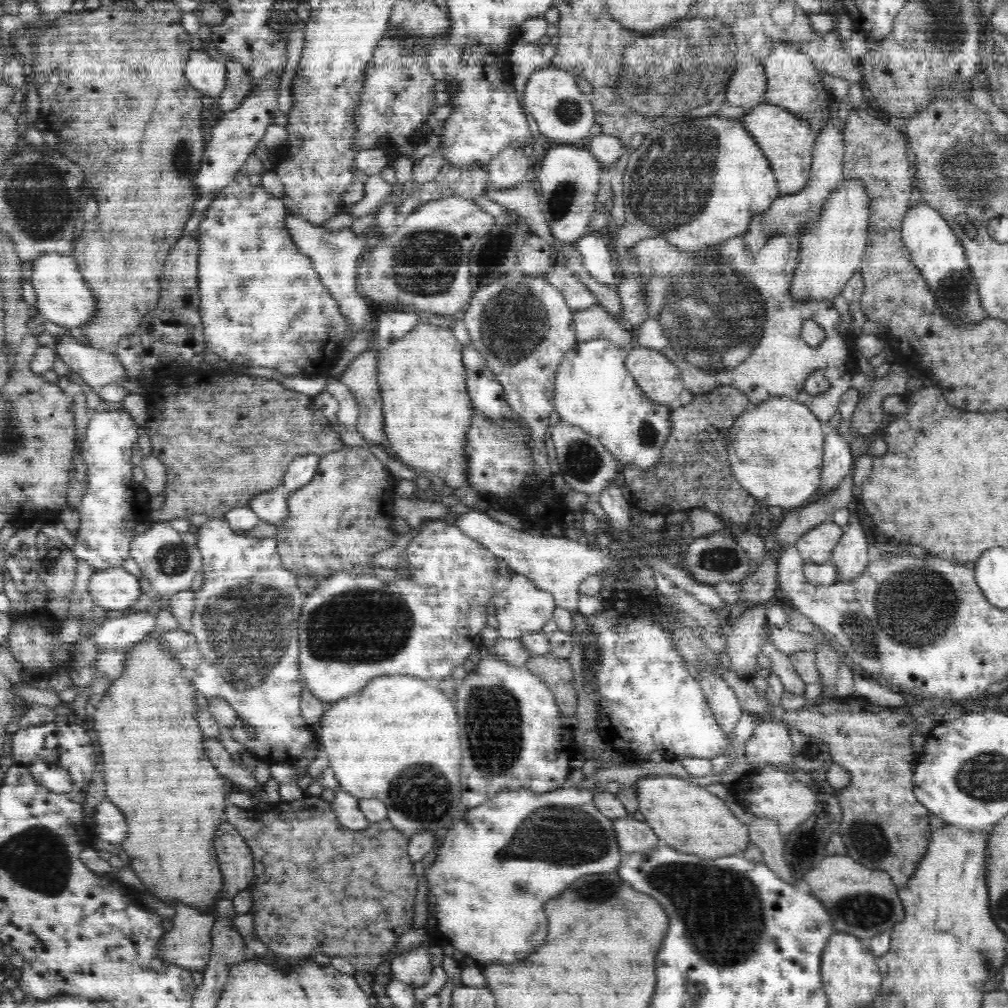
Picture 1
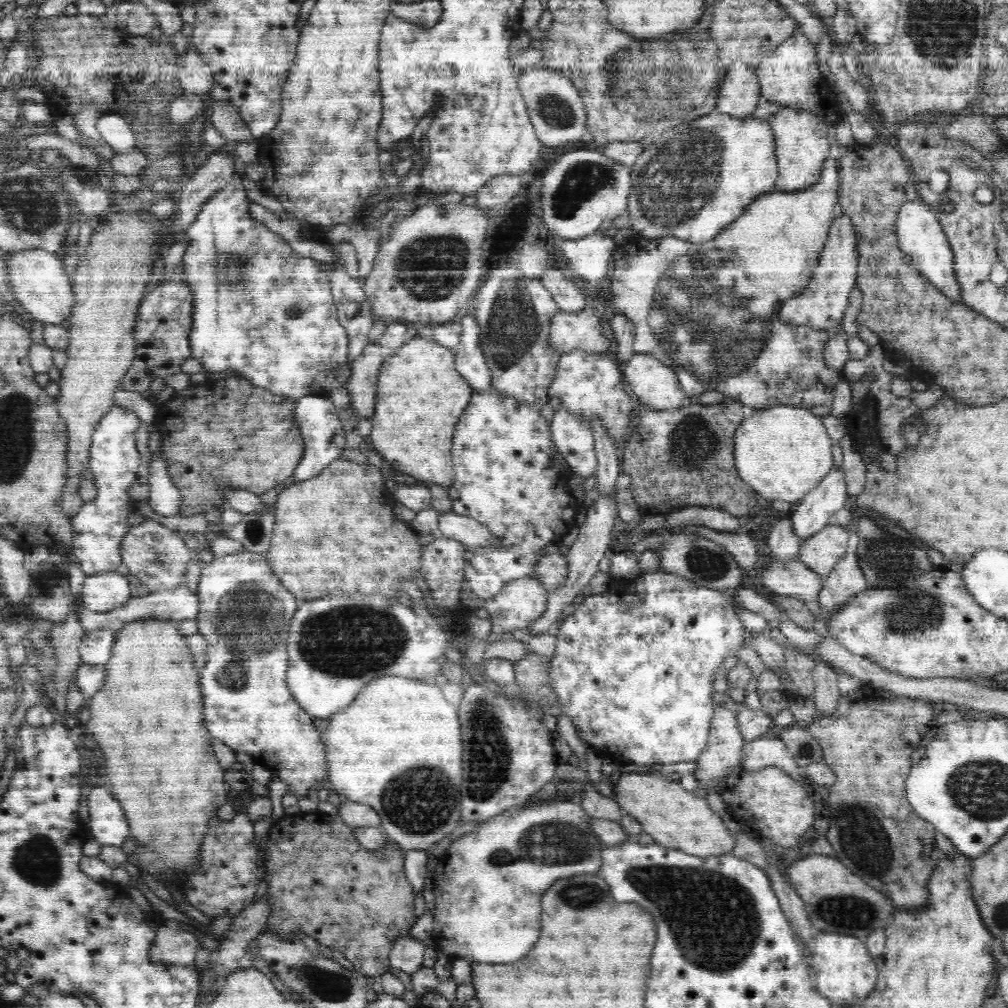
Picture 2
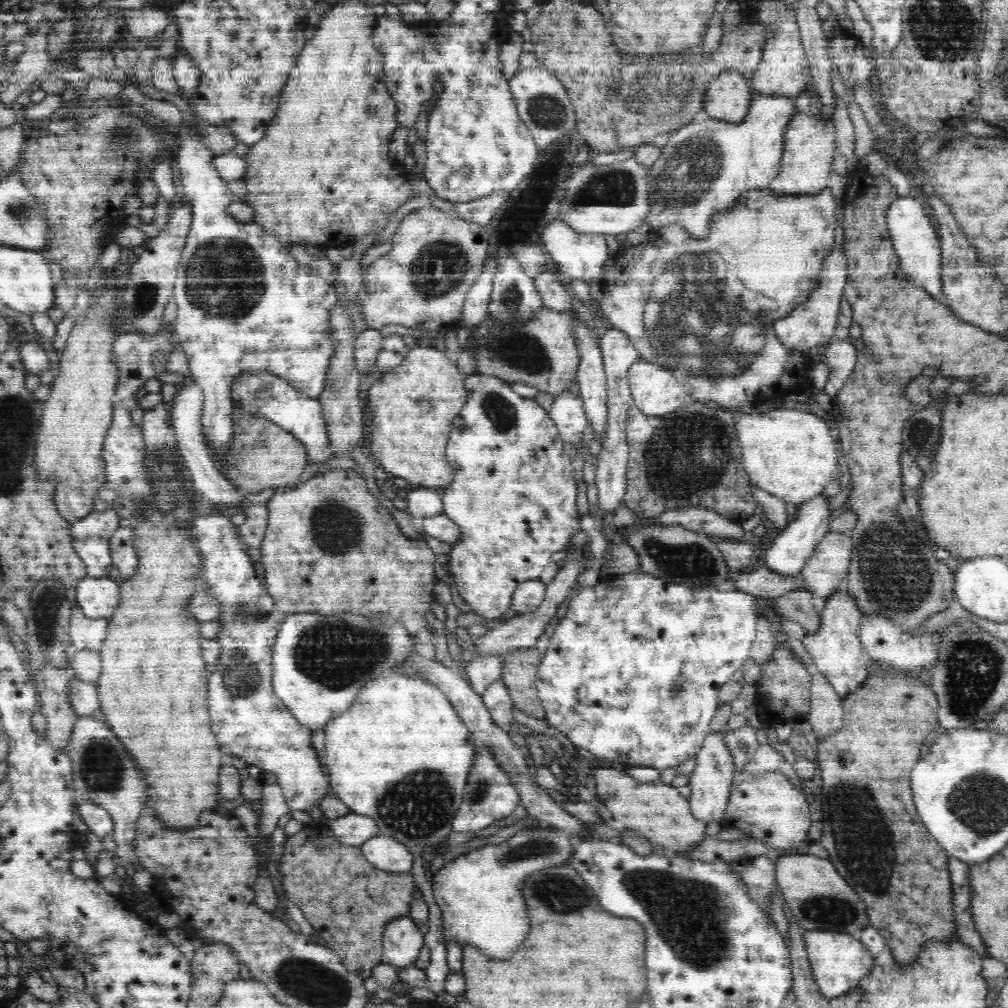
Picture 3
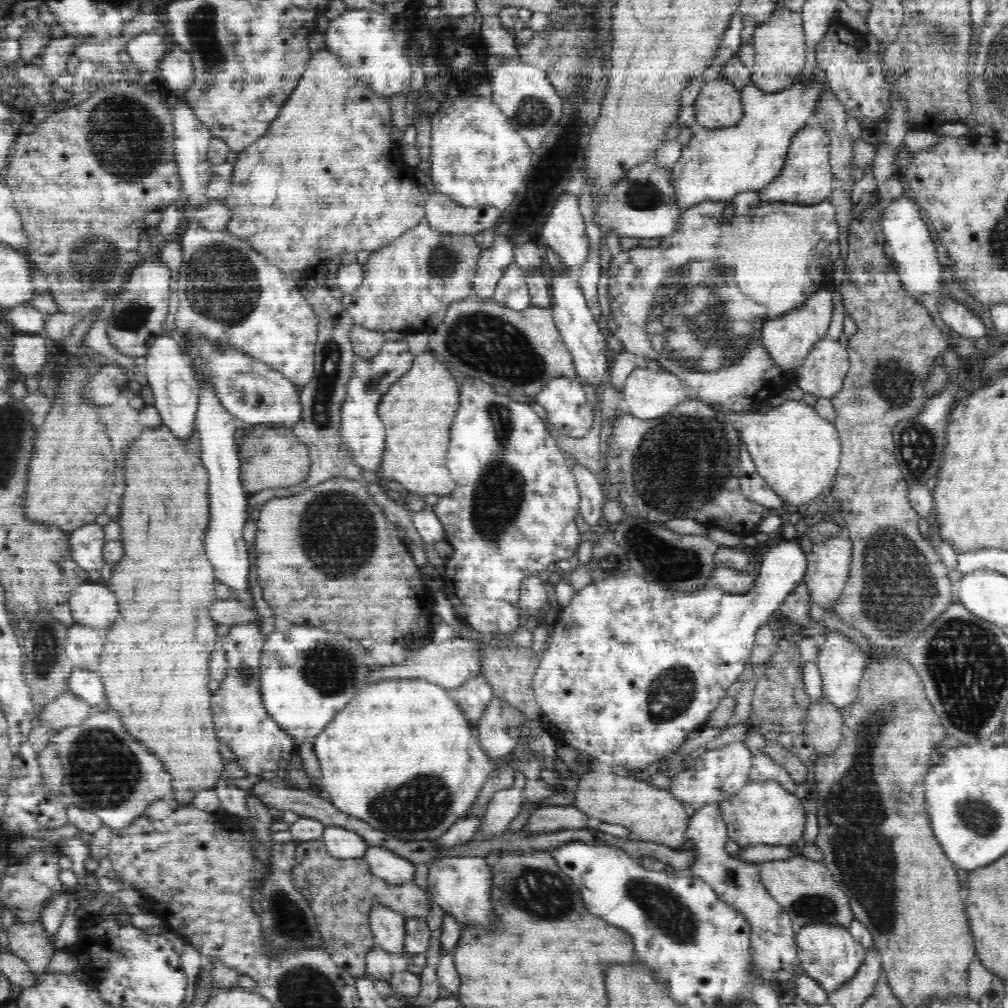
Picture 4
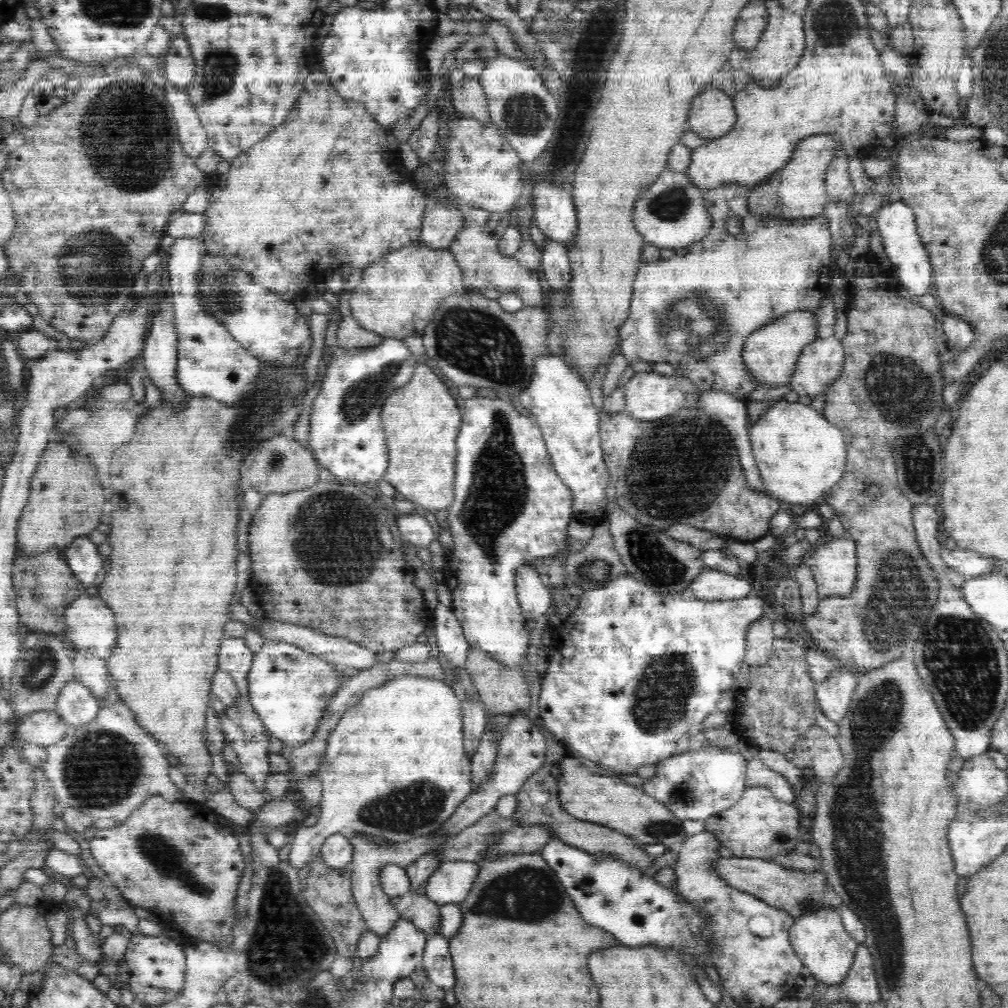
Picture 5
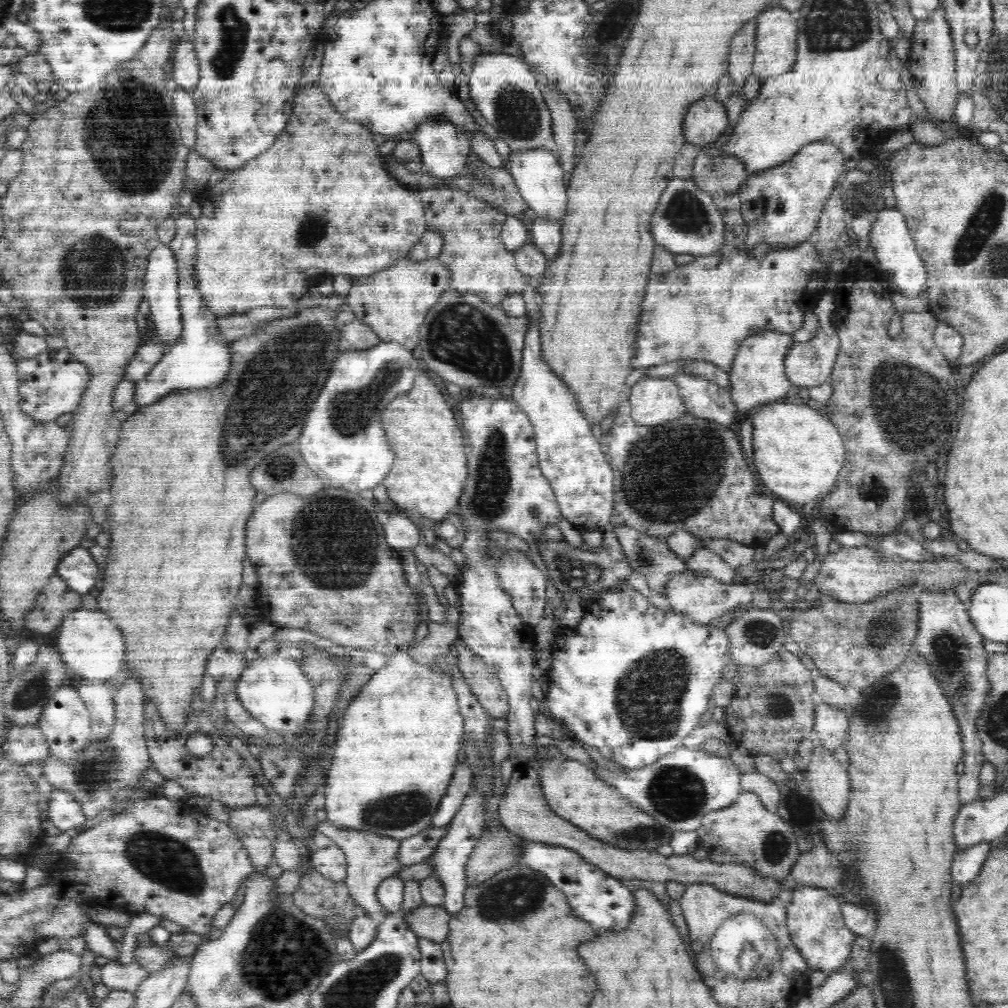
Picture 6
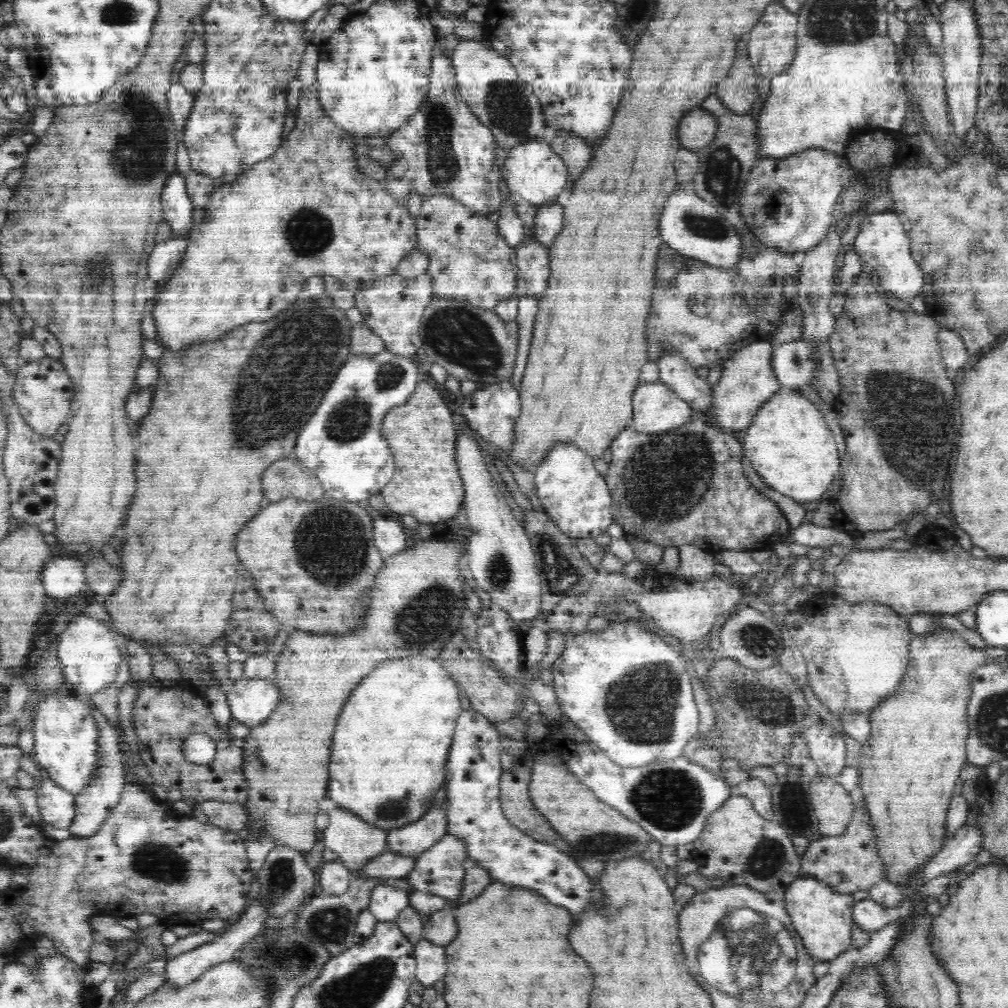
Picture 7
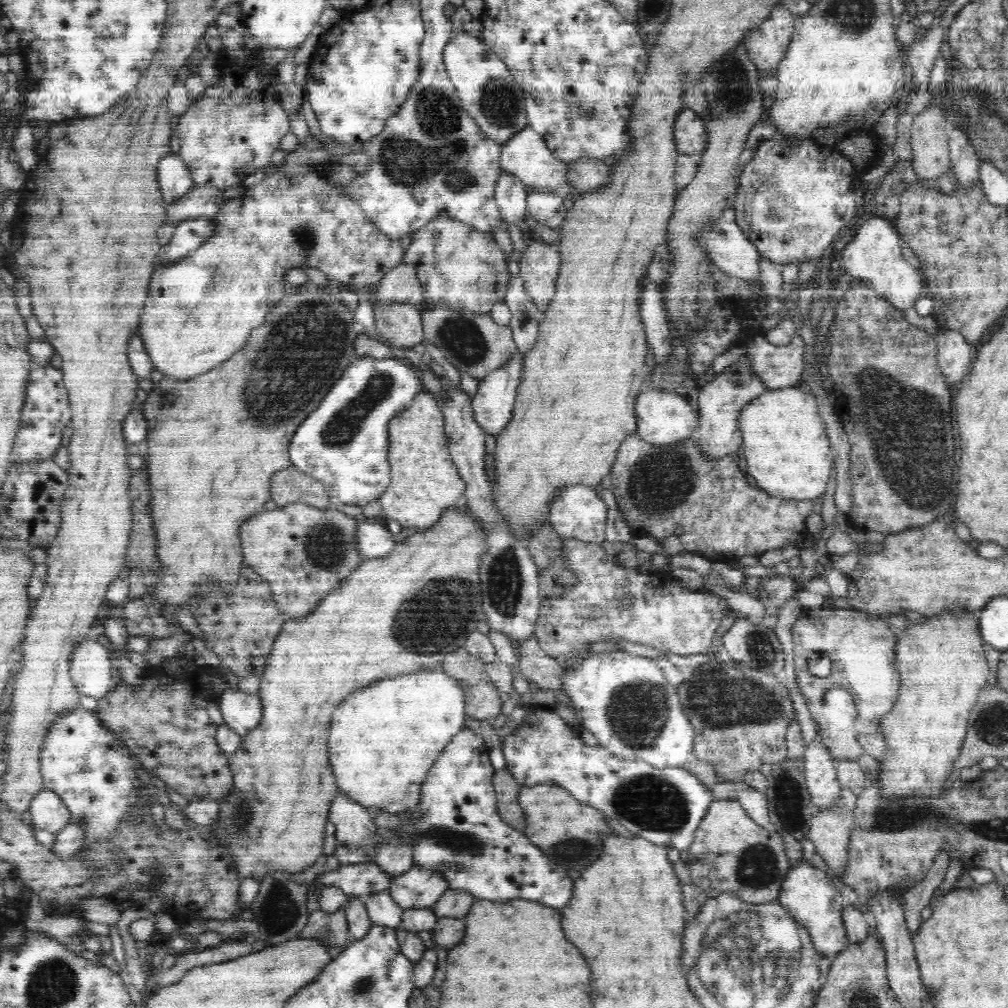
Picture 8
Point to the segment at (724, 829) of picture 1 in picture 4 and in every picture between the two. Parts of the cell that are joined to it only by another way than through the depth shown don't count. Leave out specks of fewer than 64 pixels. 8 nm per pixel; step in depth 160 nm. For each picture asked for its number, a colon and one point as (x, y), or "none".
2: (672, 816)
3: (656, 810)
4: (651, 814)

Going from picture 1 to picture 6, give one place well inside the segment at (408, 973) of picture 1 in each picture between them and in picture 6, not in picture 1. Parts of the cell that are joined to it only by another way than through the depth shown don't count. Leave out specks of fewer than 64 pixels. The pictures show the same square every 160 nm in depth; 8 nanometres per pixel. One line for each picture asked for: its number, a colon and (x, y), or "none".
2: (407, 955)
3: (402, 940)
4: (388, 926)
5: (368, 860)
6: (371, 858)

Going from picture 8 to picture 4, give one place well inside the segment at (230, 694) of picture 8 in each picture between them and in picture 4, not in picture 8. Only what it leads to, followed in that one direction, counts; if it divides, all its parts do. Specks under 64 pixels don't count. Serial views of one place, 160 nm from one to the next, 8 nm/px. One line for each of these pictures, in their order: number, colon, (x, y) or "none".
4: (308, 674)
5: (290, 688)
6: (273, 689)
7: (252, 701)

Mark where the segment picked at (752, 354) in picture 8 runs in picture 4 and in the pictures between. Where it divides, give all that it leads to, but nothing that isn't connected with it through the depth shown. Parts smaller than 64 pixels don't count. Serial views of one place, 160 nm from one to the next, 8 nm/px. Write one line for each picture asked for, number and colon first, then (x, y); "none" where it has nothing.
4: (822, 375)
5: (822, 361)
6: (808, 364)
7: (795, 363)

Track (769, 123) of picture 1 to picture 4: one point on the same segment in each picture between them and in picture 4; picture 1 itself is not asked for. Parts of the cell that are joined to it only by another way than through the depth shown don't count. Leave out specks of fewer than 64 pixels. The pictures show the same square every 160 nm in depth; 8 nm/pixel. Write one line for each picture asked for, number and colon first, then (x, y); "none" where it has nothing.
2: (801, 143)
3: (809, 144)
4: (807, 176)

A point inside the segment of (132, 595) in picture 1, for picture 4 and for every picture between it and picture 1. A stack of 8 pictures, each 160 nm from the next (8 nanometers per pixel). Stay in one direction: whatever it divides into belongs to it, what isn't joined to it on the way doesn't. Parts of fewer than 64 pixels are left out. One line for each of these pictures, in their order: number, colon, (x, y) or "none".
2: (102, 592)
3: (99, 597)
4: (92, 604)

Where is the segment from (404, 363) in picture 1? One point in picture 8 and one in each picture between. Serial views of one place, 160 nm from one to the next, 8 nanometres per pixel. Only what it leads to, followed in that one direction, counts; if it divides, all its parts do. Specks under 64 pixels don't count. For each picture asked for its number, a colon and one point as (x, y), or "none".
2: (420, 395)
3: (413, 406)
4: (417, 411)
5: (420, 420)
6: (429, 470)
7: (427, 484)
8: (423, 484)

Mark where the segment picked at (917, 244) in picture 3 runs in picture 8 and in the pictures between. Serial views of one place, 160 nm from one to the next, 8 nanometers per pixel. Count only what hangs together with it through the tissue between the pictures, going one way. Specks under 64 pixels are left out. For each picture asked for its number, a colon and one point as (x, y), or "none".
4: (907, 236)
5: (896, 222)
6: (895, 251)
7: (882, 243)
8: (873, 255)

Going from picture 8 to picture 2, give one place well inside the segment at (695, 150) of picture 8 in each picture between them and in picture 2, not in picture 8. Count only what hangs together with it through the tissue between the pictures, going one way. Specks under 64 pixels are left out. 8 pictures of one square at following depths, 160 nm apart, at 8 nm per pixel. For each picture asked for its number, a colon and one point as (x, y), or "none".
2: (740, 92)
3: (729, 97)
4: (718, 105)
5: (712, 113)
6: (706, 119)
7: (698, 127)

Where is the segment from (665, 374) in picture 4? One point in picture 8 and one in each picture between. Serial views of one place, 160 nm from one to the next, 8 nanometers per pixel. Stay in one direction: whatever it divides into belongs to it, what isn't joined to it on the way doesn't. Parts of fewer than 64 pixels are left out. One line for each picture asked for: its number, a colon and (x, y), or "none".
5: (650, 396)
6: (654, 401)
7: (656, 408)
8: (662, 417)

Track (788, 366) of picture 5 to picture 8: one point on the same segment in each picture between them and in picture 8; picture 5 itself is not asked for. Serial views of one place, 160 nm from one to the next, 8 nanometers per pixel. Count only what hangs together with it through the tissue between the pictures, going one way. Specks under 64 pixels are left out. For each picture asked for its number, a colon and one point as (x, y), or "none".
6: (758, 377)
7: (747, 382)
8: (720, 403)

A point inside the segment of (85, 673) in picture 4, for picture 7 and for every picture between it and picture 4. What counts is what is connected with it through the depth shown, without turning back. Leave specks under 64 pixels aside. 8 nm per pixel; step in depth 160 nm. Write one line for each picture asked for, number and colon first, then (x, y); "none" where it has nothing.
5: (76, 705)
6: (65, 722)
7: (65, 732)

